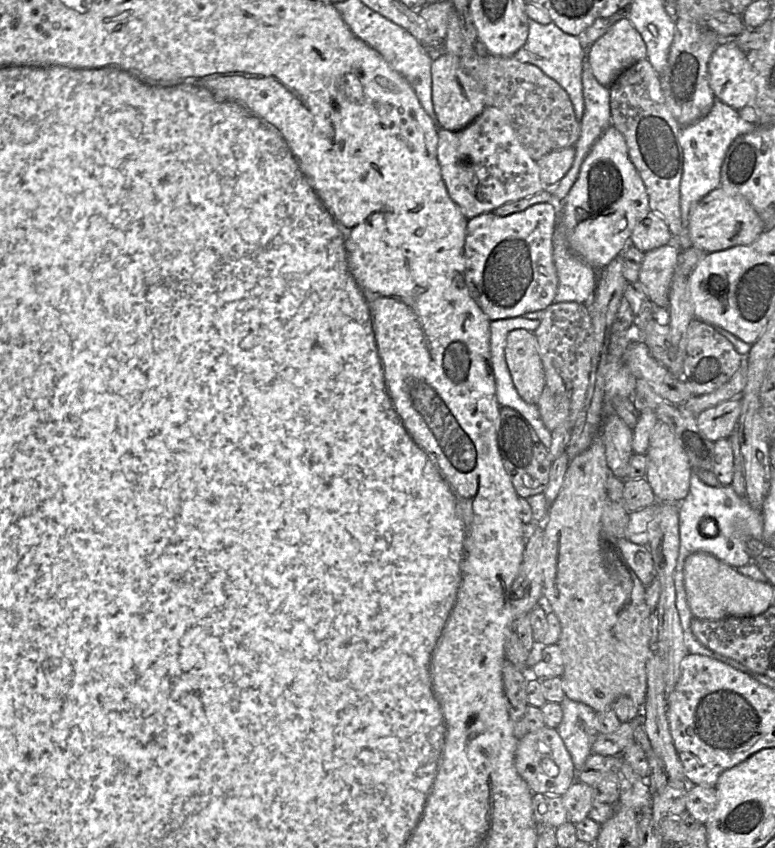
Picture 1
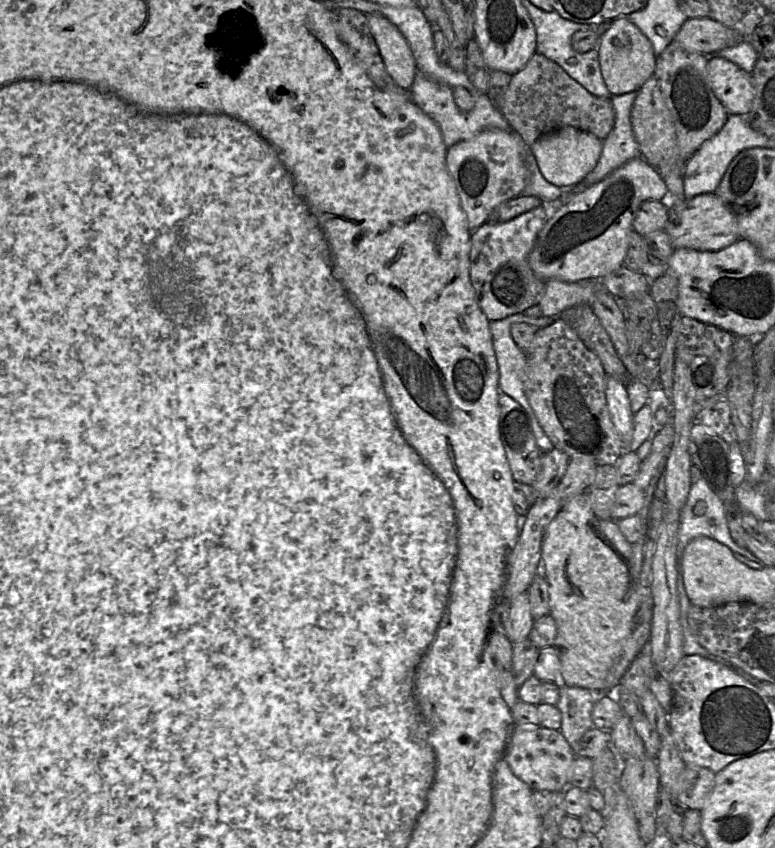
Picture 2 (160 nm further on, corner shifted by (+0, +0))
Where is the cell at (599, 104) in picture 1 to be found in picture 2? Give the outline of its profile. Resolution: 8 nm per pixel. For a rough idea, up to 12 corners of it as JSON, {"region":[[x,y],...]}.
{"region":[[636,92],[611,96],[615,122],[595,168],[560,201],[640,157],[631,125]]}

